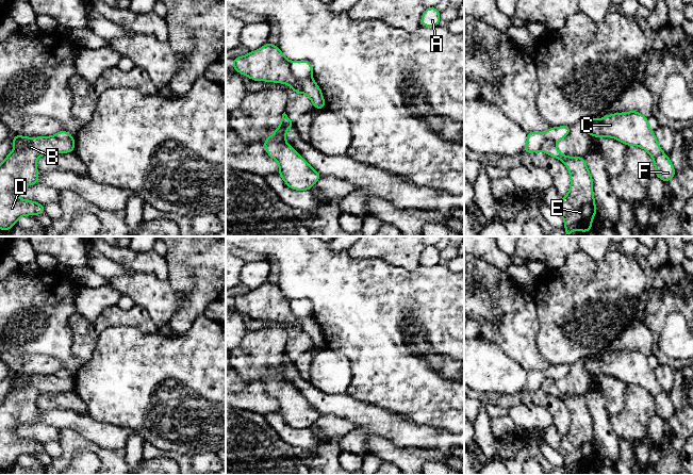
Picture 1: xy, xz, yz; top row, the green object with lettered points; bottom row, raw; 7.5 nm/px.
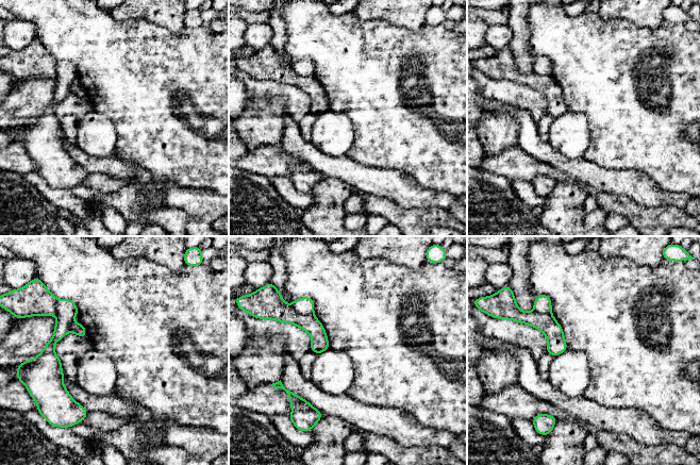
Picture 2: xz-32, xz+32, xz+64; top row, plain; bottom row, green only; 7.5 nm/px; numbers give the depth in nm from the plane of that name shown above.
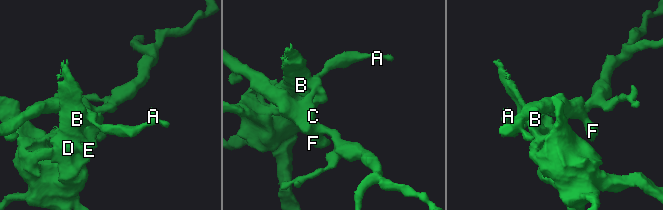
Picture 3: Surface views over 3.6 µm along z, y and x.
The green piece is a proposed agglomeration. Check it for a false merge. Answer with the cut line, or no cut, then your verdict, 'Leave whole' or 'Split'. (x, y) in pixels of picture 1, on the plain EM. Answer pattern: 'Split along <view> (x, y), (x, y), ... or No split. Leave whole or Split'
Split along xz (290, 300), (290, 309), (297, 317), (311, 316). Split

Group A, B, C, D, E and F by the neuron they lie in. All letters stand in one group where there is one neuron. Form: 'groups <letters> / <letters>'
groups A C F / B D E

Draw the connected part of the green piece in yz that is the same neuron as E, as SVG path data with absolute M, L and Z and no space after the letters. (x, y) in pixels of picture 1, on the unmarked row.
M545 378L541 389L546 393L562 399L571 413L571 426L566 435L561 436L559 453L565 461L566 475L573 469L583 472L591 468L591 461L596 453L593 433L593 417L582 395L566 395L556 386L556 380Z

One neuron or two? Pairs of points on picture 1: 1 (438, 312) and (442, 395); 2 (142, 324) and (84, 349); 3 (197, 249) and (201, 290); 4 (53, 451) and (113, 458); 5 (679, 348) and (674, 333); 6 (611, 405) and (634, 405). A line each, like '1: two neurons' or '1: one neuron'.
1: one neuron
2: one neuron
3: one neuron
4: two neurons
5: one neuron
6: two neurons

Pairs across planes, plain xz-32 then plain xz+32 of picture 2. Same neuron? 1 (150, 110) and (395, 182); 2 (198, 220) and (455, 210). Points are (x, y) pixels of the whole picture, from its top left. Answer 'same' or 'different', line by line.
1: different
2: different

